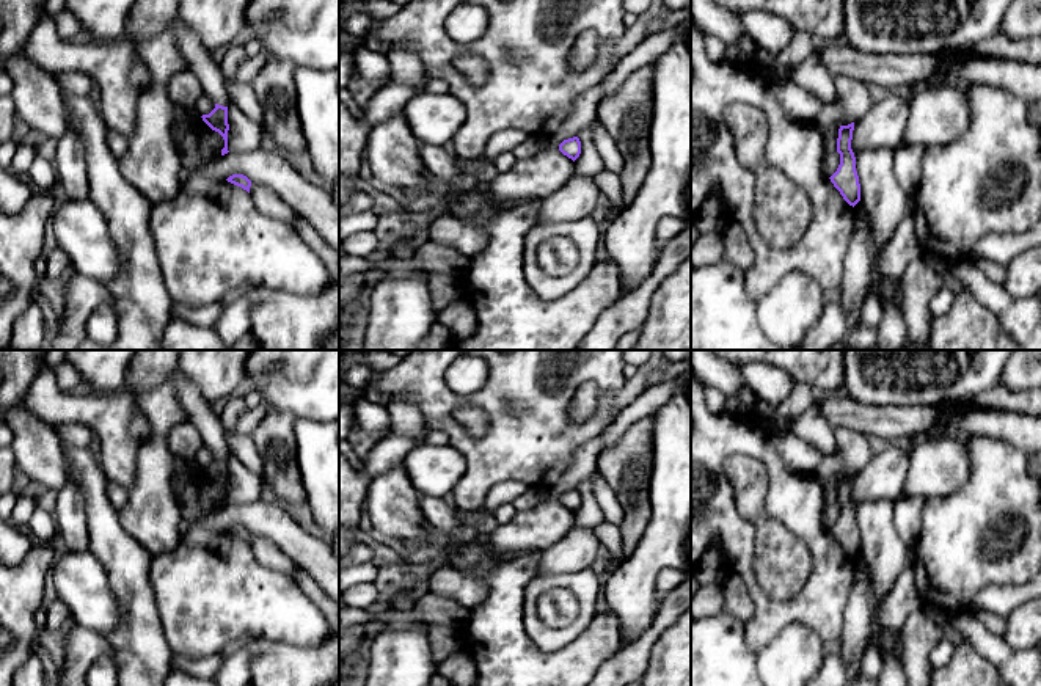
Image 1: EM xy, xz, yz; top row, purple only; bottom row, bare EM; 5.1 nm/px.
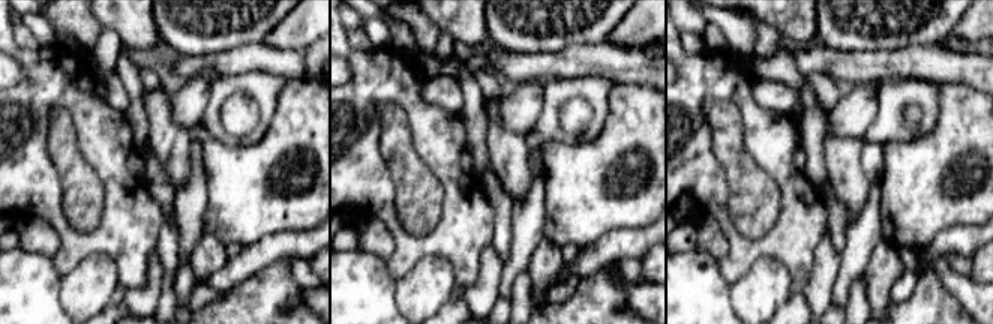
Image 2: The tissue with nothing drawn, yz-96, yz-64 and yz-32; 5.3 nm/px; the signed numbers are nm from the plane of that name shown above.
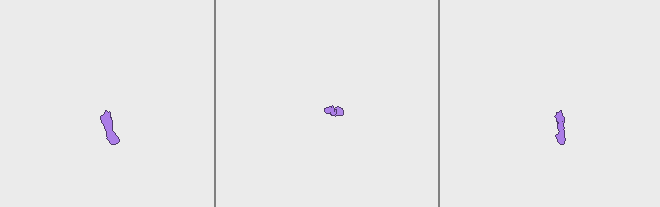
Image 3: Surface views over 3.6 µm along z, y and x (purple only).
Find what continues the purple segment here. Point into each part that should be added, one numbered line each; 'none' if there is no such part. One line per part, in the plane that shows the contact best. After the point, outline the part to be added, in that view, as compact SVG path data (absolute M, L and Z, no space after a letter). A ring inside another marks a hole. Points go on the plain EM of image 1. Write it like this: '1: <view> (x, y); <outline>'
1: xy (200, 412); M177 369L168 375L166 383L176 389L179 403L184 407L188 422L201 433L204 446L214 455L231 458L232 452L226 429L221 425L220 416L212 410L210 402Z

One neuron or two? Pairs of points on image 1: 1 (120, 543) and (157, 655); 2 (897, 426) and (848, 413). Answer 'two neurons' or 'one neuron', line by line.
1: one neuron
2: one neuron

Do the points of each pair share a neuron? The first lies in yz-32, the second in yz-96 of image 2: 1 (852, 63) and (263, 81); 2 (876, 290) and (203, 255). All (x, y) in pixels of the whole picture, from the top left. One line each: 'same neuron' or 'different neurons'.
1: different neurons
2: same neuron

